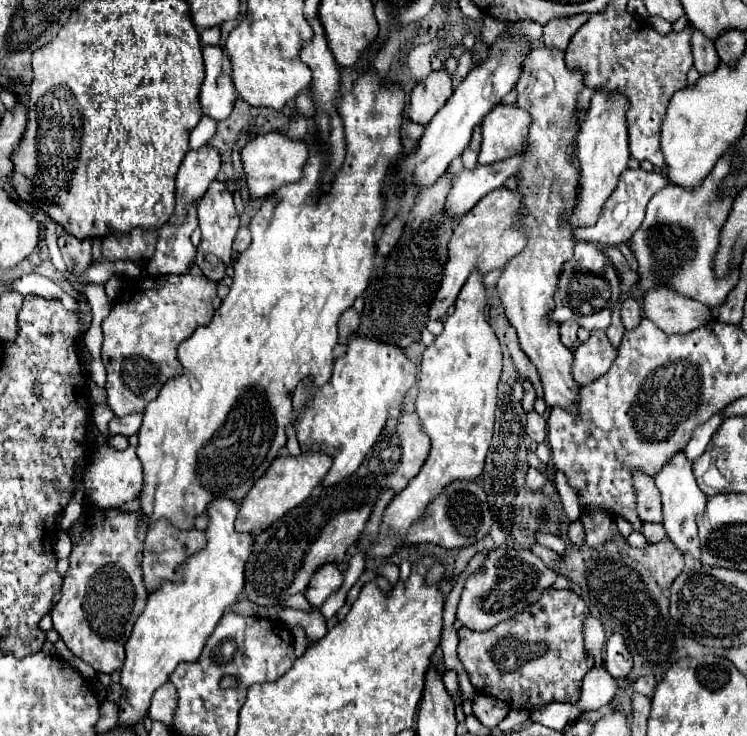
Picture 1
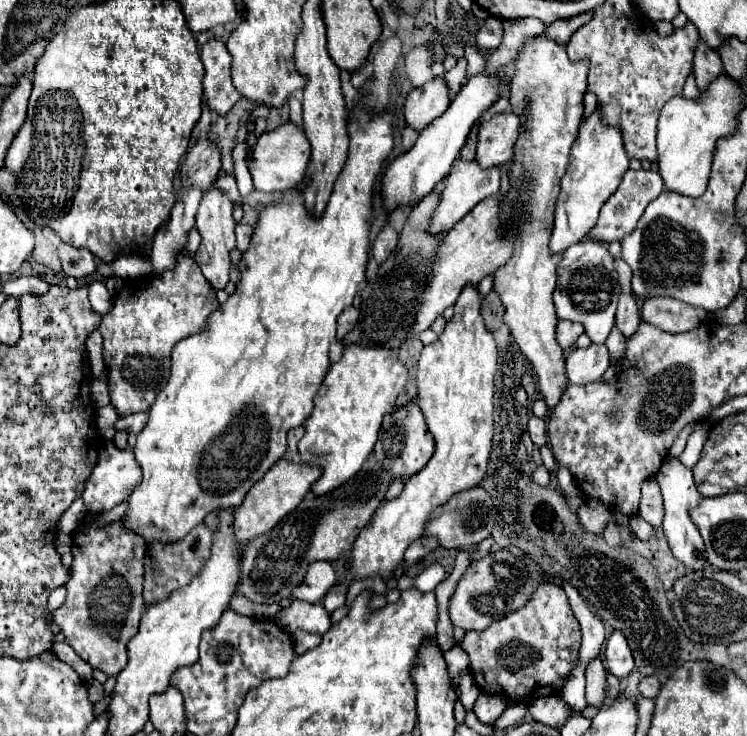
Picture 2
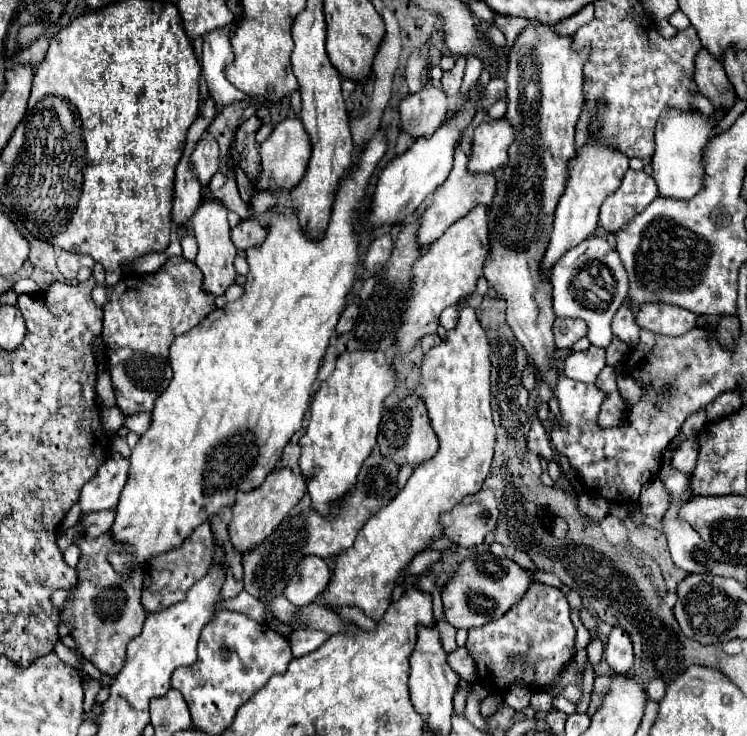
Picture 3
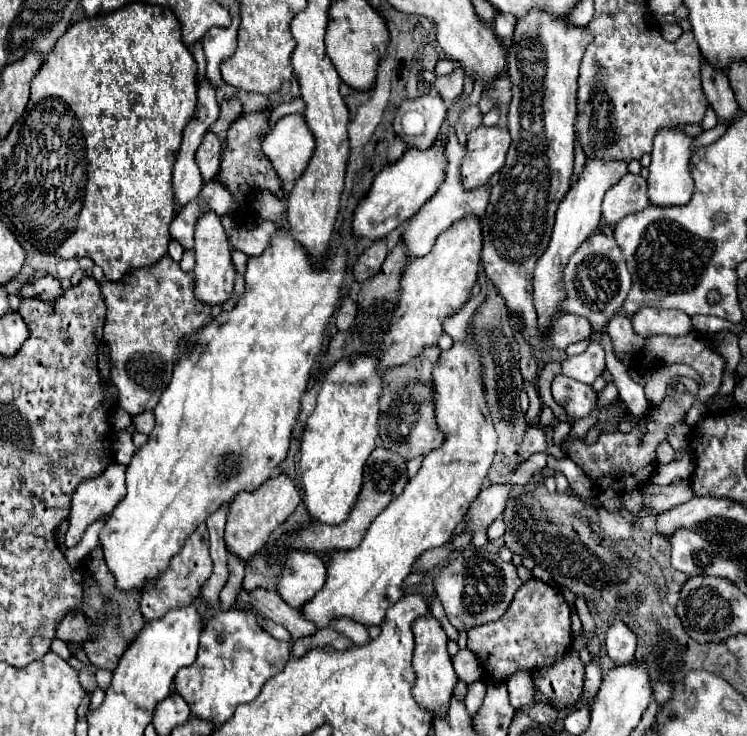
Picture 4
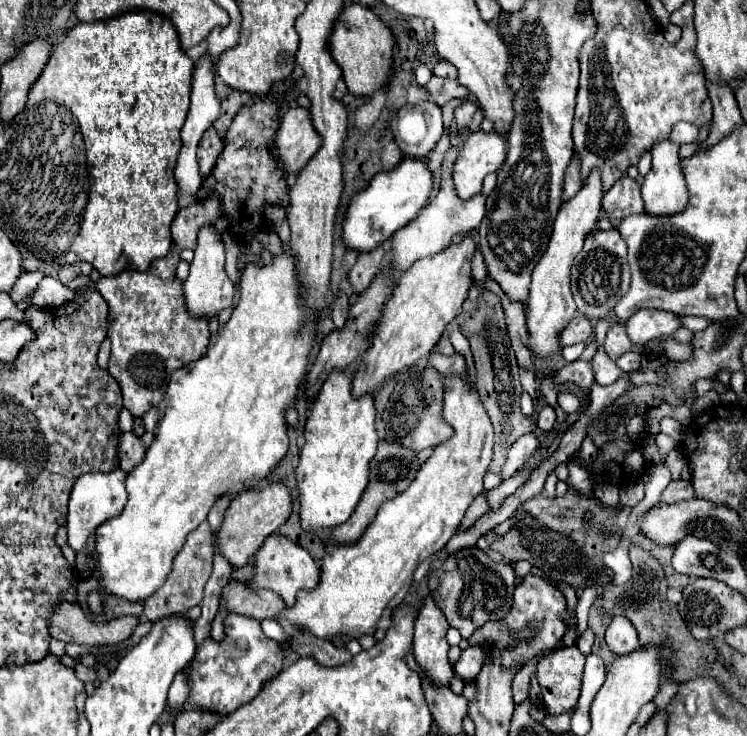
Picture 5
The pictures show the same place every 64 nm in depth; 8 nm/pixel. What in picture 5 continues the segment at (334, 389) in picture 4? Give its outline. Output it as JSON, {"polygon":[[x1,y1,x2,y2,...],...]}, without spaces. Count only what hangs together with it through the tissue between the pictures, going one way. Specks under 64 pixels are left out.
{"polygon":[[336,370,328,376,324,382,312,412,306,420,304,426,304,436,306,444,300,450,300,464,296,468,296,488,298,488,298,502,300,502,300,524,302,530,308,532,318,532,318,530,328,530,334,528,350,518,354,512,366,484,368,484,368,474,370,474,370,460,376,454,376,430,374,430,374,398,372,396,362,396,356,400,352,396,352,372,342,372]]}

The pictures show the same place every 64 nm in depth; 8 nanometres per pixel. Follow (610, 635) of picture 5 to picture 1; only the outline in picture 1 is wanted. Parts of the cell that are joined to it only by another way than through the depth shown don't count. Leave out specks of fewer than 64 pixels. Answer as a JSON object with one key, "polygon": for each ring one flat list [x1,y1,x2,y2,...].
{"polygon":[[612,634,606,642,606,656,604,666,614,678,626,678,632,670,632,656,624,644,624,638,620,634]]}

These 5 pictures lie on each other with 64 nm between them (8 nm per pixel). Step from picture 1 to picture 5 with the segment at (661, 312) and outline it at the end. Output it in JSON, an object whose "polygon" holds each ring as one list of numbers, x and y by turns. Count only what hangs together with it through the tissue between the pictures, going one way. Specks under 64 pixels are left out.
{"polygon":[[640,310,626,322,628,338,638,346,644,346,658,336,668,336,678,328,678,316,664,310]]}

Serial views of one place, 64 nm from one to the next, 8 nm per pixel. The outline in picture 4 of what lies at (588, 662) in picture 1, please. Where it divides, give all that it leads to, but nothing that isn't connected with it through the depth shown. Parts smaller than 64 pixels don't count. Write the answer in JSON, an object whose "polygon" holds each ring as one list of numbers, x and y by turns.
{"polygon":[[530,578,522,584,522,588,516,592,510,608,506,610,506,614,500,620,488,622,484,626,476,626,468,632,468,650,472,650,480,658,484,678,496,680,496,682,508,680,518,670,534,672,534,670,540,670,540,668,552,664,554,660,558,660,560,656,564,656,570,650,570,644,572,644,572,638,570,638,570,606,568,606,566,598,562,596,560,590,556,590,550,584,536,580,536,578]]}

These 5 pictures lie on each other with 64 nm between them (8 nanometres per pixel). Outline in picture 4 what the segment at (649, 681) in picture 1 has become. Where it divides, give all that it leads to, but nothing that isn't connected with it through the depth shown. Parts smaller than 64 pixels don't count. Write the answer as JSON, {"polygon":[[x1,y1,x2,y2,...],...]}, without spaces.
{"polygon":[[658,682,654,684,654,700,656,700,660,706,662,706,670,696,672,696,672,686,670,686,670,684,666,684,666,682,664,682,664,684,658,684]]}

